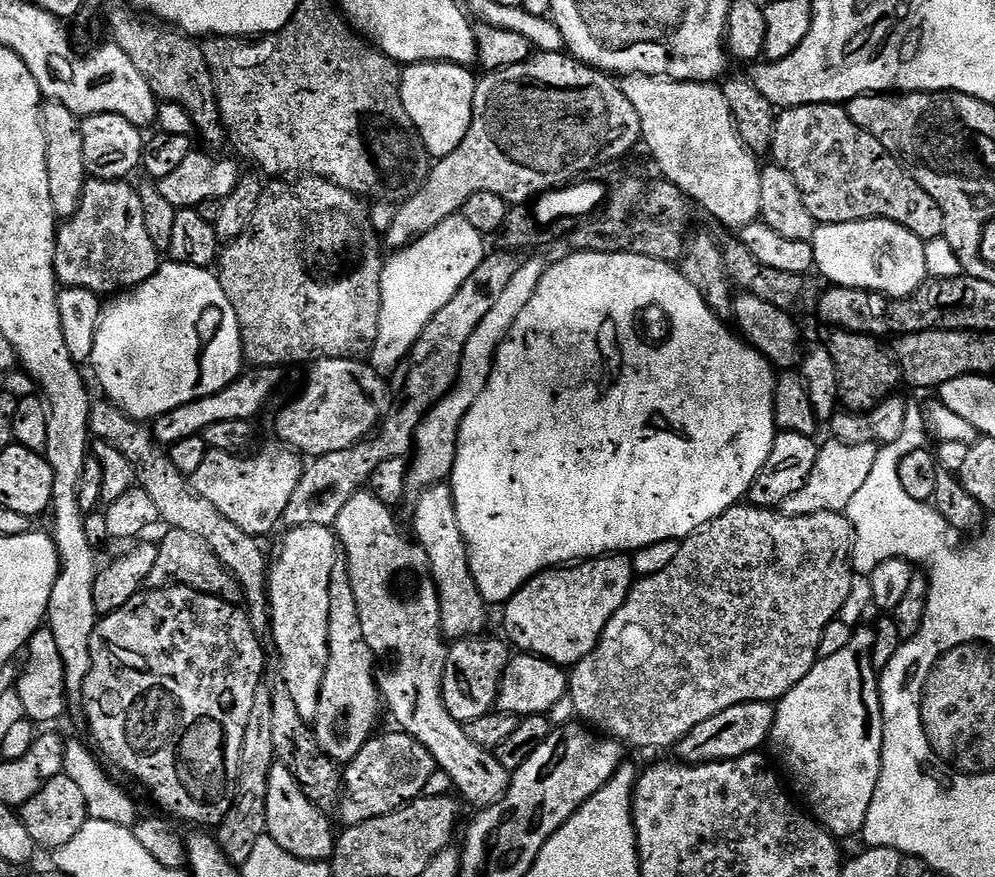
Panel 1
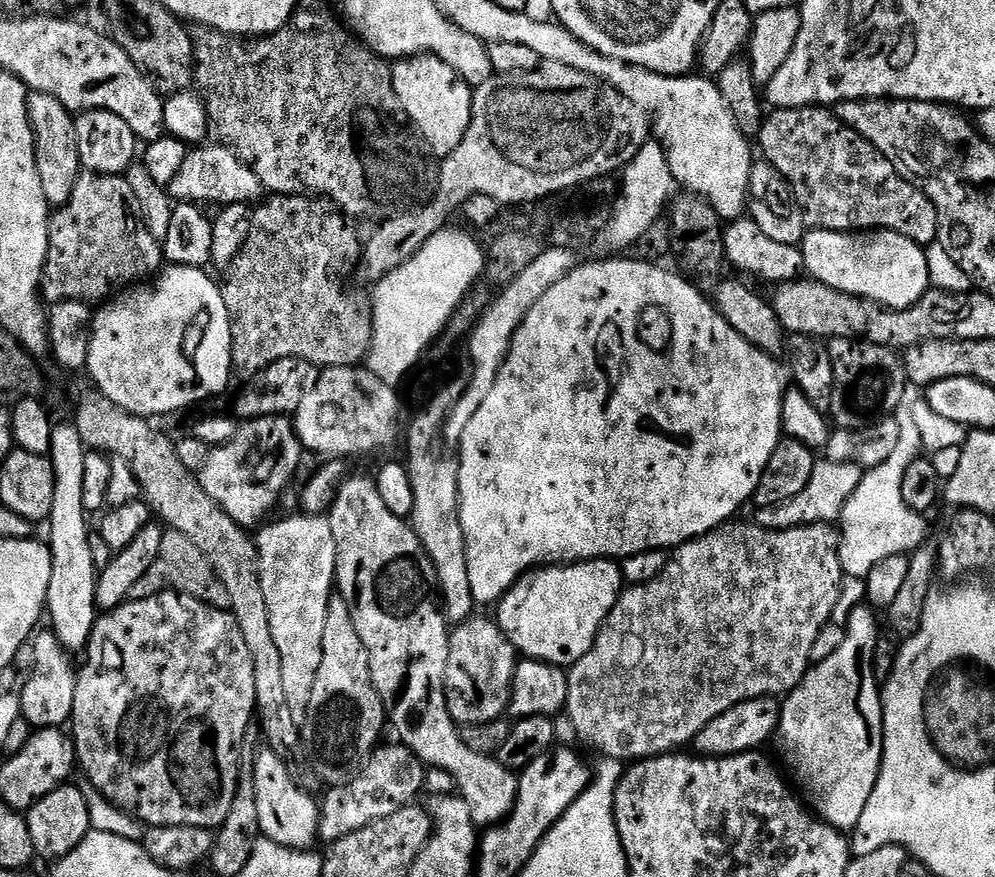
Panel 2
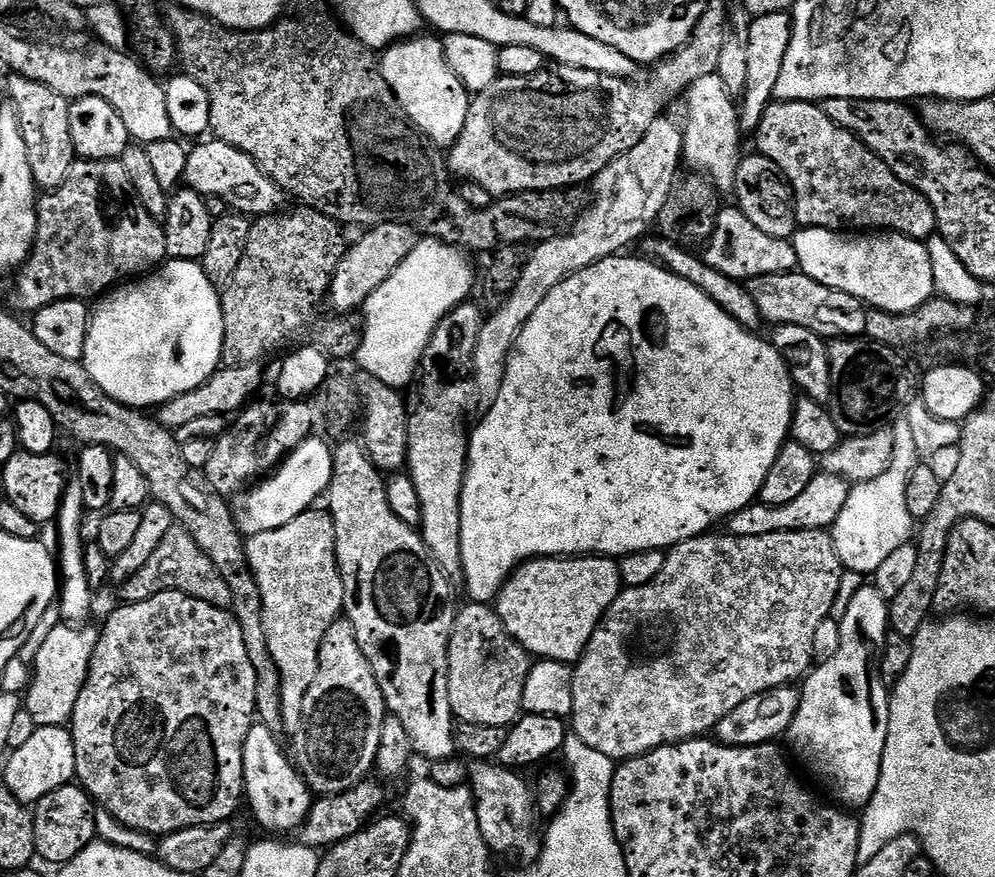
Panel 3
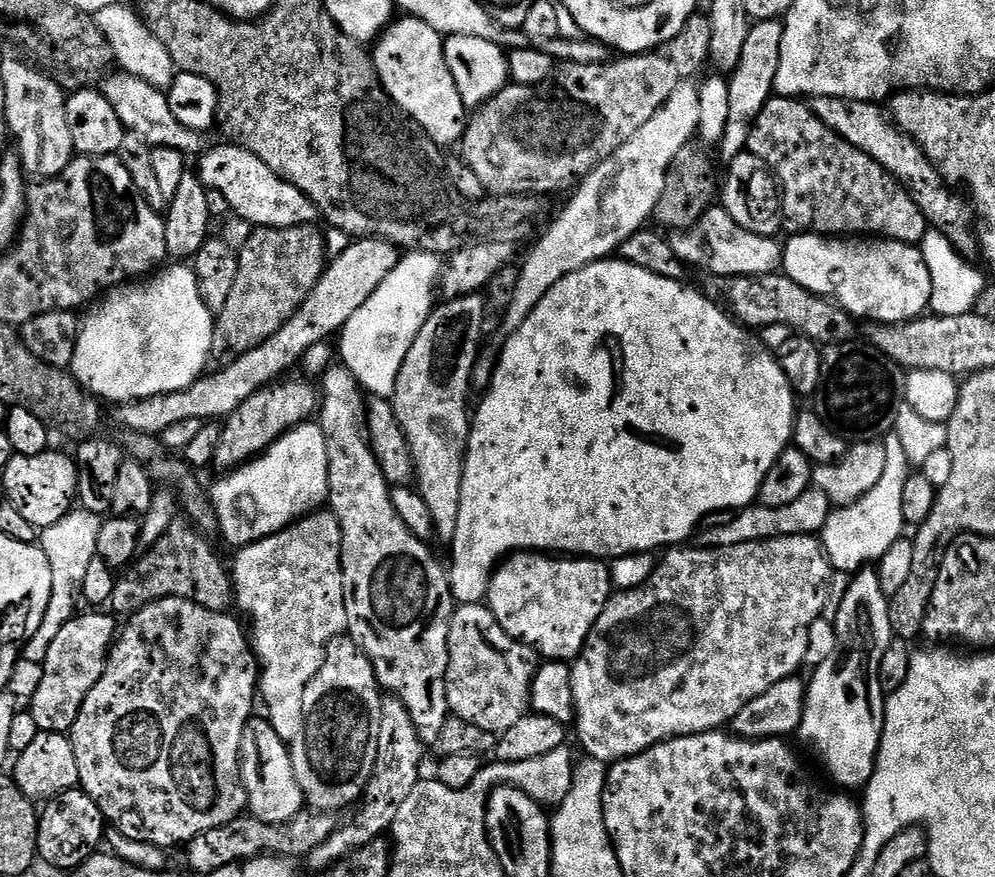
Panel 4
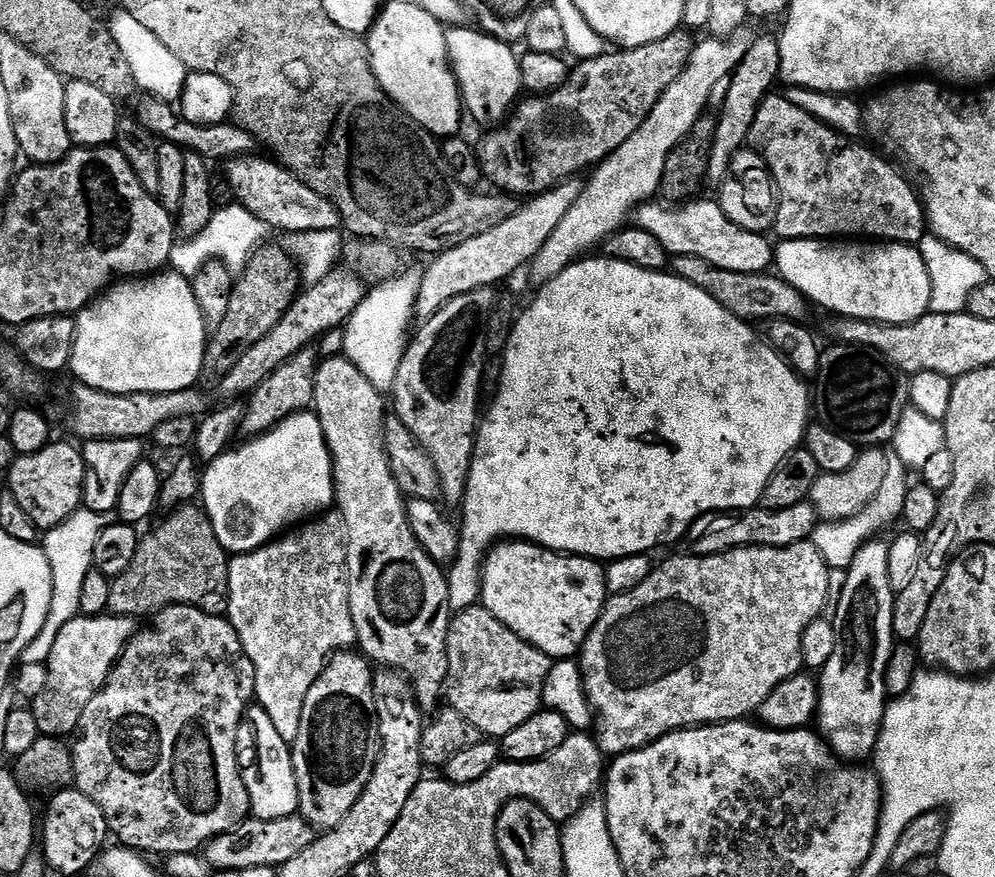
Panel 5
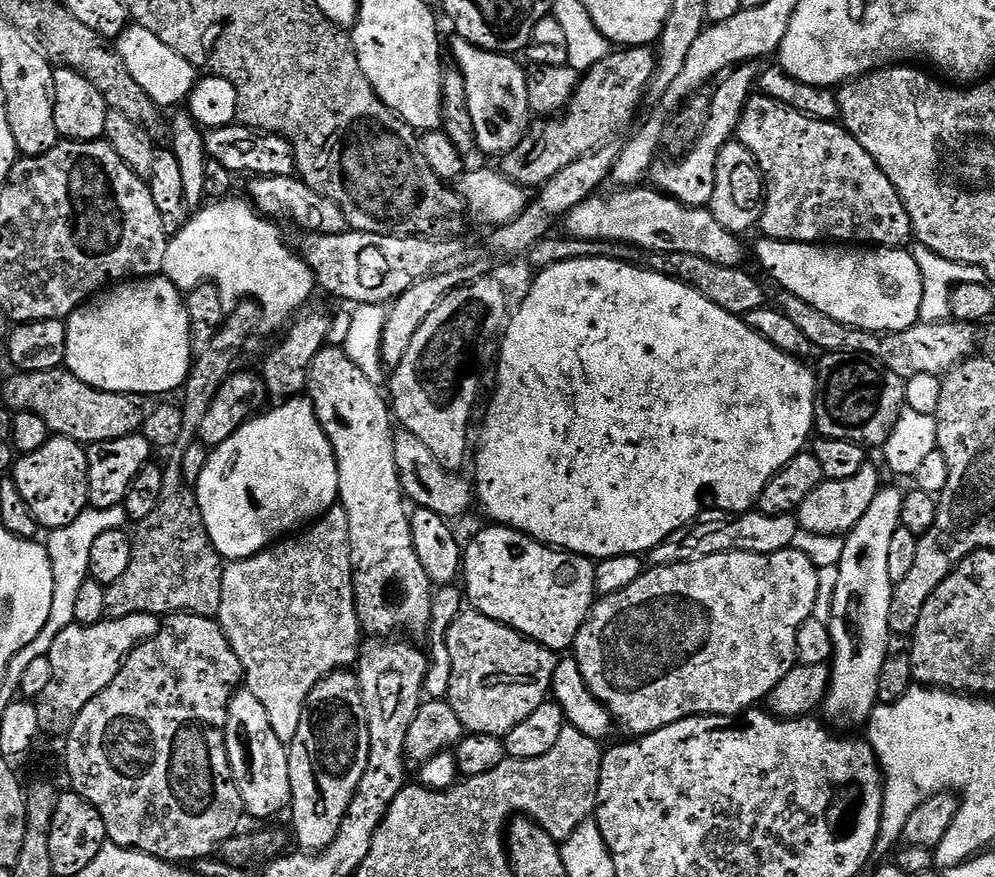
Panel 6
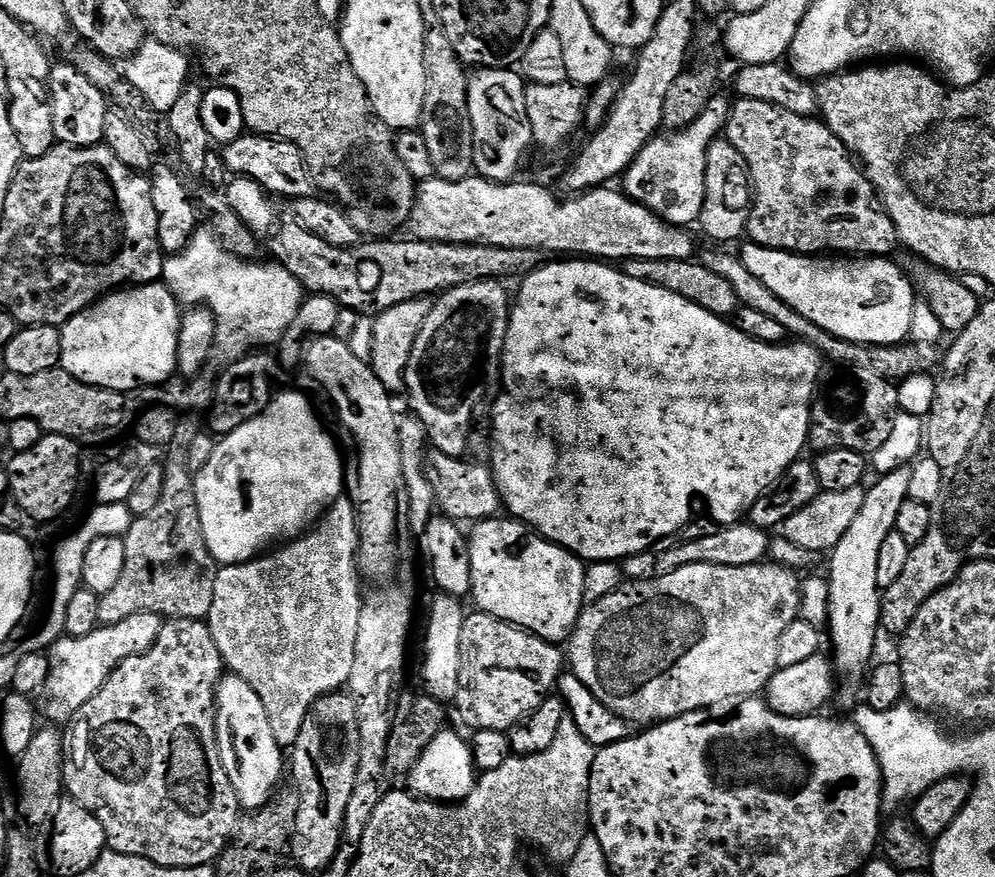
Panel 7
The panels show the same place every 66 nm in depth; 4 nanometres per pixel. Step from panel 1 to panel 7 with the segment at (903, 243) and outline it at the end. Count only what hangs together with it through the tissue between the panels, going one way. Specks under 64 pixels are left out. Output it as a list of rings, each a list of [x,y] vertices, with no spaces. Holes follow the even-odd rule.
[[[753,240],[747,242],[740,253],[740,259],[743,265],[756,278],[763,282],[772,293],[778,294],[783,300],[800,308],[803,316],[819,328],[826,329],[828,333],[835,336],[836,339],[850,341],[854,344],[874,344],[874,345],[894,345],[905,343],[911,335],[913,318],[916,315],[918,301],[916,294],[909,278],[904,274],[903,270],[896,264],[894,260],[887,257],[861,257],[861,256],[804,256],[797,252],[782,251],[780,248],[762,247]]]

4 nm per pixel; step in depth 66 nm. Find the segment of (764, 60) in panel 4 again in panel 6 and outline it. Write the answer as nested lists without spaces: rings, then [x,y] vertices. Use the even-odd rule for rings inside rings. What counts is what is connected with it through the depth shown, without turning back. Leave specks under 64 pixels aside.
[[[759,63],[741,64],[731,69],[715,85],[712,92],[712,105],[710,106],[710,122],[706,122],[706,130],[702,130],[702,138],[698,138],[696,145],[684,157],[675,162],[668,158],[657,159],[656,163],[652,165],[650,173],[651,187],[658,192],[663,192],[666,196],[671,196],[679,204],[684,204],[688,208],[708,208],[711,205],[714,196],[714,178],[718,166],[718,154],[722,150],[722,146],[733,143],[740,127],[744,108],[754,94],[761,71],[762,68]]]

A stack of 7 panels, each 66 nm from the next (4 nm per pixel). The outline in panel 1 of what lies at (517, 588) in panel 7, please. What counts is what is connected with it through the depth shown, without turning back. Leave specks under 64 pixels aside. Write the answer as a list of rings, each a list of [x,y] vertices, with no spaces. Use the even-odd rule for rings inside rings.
[[[609,554],[594,560],[585,560],[575,566],[549,568],[547,572],[540,572],[534,579],[521,584],[520,589],[503,605],[503,635],[507,643],[521,653],[540,656],[552,664],[575,666],[582,658],[586,658],[586,654],[596,649],[610,618],[614,618],[622,602],[626,602],[633,583],[632,562],[624,554]]]

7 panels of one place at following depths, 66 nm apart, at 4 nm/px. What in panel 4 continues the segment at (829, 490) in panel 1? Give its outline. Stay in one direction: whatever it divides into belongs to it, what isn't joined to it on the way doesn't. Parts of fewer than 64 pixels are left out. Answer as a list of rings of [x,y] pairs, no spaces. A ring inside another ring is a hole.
[[[809,488],[806,494],[801,494],[795,502],[786,506],[762,506],[759,502],[753,503],[747,508],[739,509],[733,520],[720,524],[717,528],[705,527],[699,533],[698,540],[701,548],[721,548],[722,546],[738,546],[742,542],[754,542],[755,540],[769,540],[770,538],[782,538],[783,536],[816,536],[823,533],[828,515],[834,511],[829,504],[826,494],[822,494],[816,488]]]

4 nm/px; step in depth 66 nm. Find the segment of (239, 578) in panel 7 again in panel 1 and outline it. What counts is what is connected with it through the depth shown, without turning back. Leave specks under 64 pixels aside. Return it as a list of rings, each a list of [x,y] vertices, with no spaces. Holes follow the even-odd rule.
[[[302,526],[283,533],[280,553],[268,573],[270,640],[280,651],[284,667],[282,683],[294,698],[294,707],[306,722],[315,721],[322,678],[328,665],[328,619],[330,618],[330,574],[338,559],[338,541],[332,528]]]

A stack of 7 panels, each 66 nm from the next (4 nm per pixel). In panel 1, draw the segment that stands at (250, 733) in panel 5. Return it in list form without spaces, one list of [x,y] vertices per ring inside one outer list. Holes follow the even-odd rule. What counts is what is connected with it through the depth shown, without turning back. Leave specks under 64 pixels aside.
[[[278,762],[270,770],[266,786],[266,826],[271,836],[286,854],[294,854],[299,860],[327,861],[336,849],[336,836],[332,832],[329,817],[306,798],[302,786],[296,781],[296,774],[287,763]]]

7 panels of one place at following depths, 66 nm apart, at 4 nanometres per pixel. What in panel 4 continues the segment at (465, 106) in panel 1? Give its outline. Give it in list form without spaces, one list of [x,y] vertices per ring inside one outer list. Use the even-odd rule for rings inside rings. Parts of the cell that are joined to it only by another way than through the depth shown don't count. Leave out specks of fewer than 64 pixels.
[[[405,15],[403,18],[393,19],[392,23],[384,29],[379,39],[375,41],[370,55],[378,70],[378,78],[382,82],[388,97],[435,144],[441,146],[447,146],[447,144],[459,145],[463,141],[464,131],[468,128],[470,112],[469,109],[464,107],[462,94],[458,94],[458,86],[454,86],[454,74],[450,74],[450,66],[444,57],[444,42],[445,37],[441,36],[438,30],[434,30],[434,26],[426,26],[426,22],[422,22],[417,16]]]

